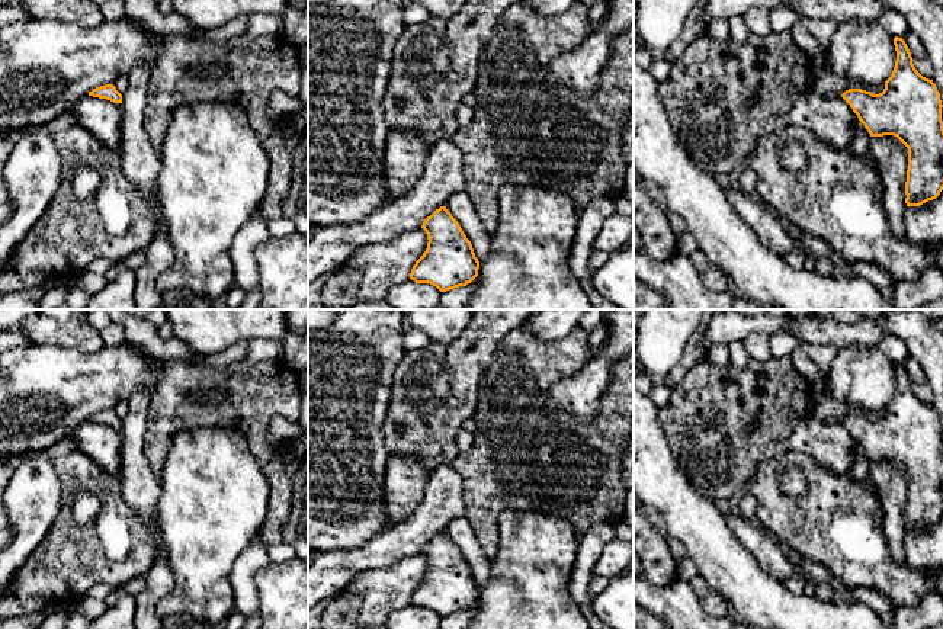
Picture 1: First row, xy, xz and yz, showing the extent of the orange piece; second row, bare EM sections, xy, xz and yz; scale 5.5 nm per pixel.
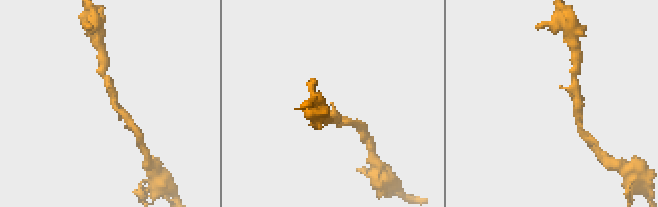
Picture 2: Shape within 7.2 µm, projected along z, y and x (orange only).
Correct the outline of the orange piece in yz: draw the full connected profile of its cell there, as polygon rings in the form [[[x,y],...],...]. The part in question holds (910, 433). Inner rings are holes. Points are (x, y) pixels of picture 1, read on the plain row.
[[[895,362],[897,386],[885,414],[879,420],[849,414],[841,423],[850,430],[870,462],[894,460],[908,474],[905,507],[907,532],[920,532],[936,524],[943,516],[943,446],[940,418],[912,389],[911,378],[902,363]]]

